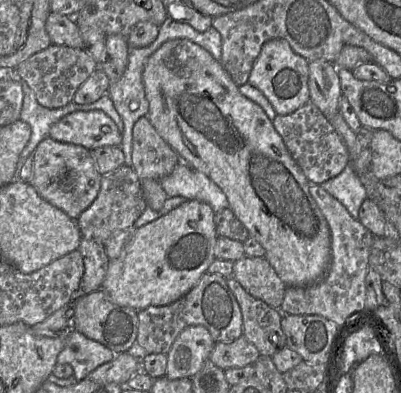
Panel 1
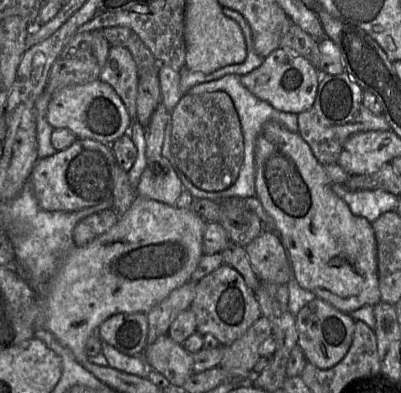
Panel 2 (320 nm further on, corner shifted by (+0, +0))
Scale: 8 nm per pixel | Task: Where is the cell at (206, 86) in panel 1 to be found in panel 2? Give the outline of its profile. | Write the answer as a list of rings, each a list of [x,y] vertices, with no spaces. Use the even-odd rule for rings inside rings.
[[[268,121],[266,122],[255,141],[254,147],[254,169],[255,169],[255,197],[259,200],[263,210],[268,216],[268,223],[264,231],[276,233],[284,246],[290,260],[292,274],[297,283],[303,289],[309,290],[317,298],[324,300],[341,312],[350,313],[365,305],[374,305],[381,301],[378,273],[377,273],[377,244],[371,222],[367,219],[355,216],[349,209],[347,203],[332,190],[332,183],[329,180],[324,167],[318,162],[311,151],[309,145],[301,138],[299,133],[291,132],[281,124]]]

